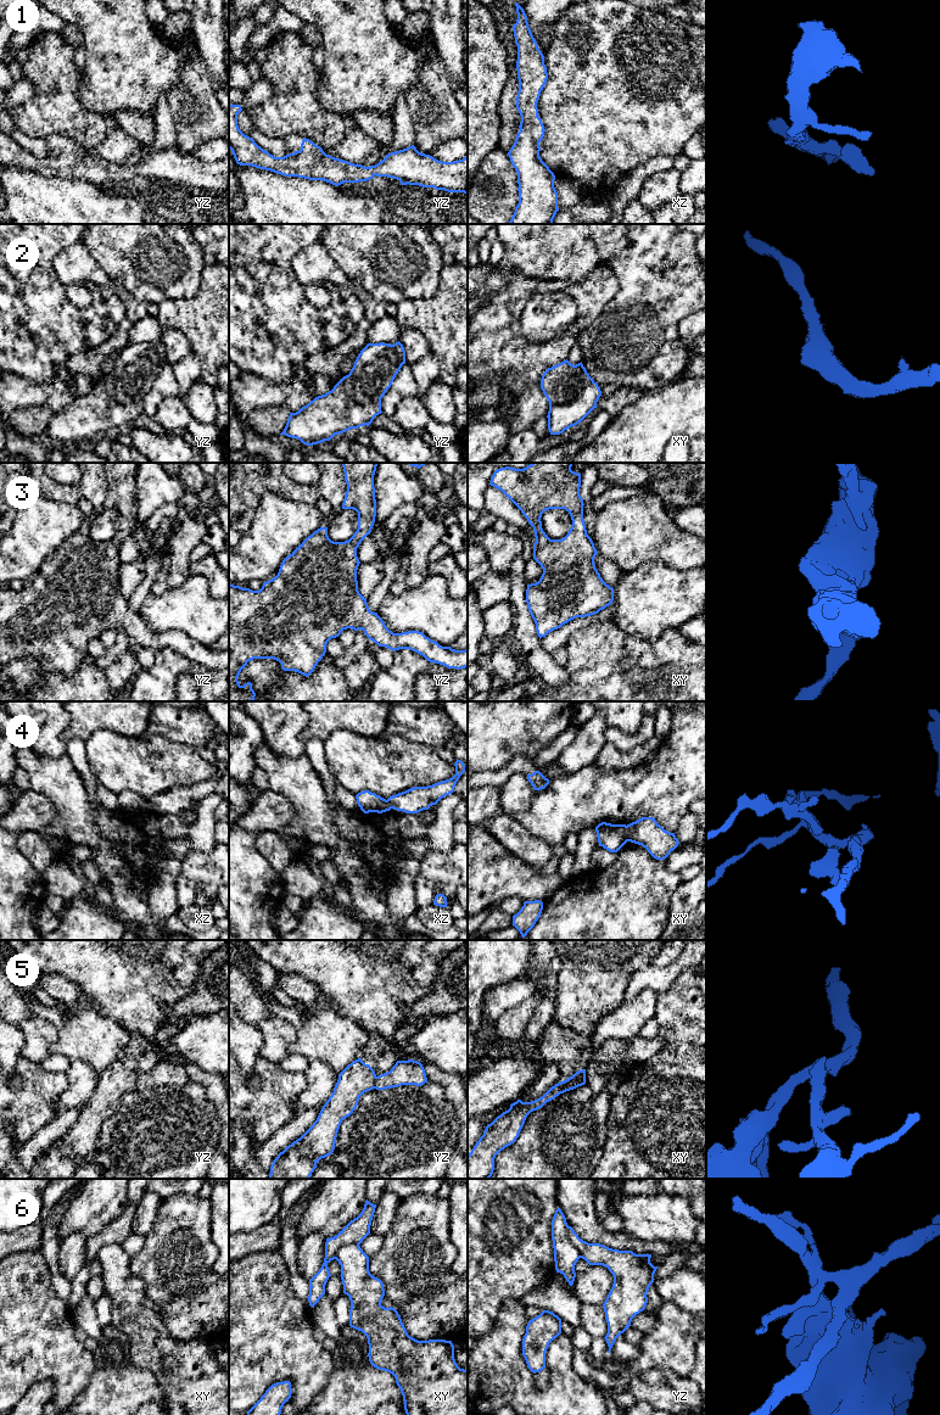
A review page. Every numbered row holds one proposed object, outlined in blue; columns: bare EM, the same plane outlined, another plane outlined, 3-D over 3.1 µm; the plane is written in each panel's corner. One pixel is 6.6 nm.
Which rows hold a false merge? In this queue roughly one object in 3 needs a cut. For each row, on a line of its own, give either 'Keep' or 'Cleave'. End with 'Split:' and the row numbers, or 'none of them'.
1: Keep
2: Keep
3: Keep
4: Cleave
5: Cleave
6: Cleave
Split: 4, 5, 6

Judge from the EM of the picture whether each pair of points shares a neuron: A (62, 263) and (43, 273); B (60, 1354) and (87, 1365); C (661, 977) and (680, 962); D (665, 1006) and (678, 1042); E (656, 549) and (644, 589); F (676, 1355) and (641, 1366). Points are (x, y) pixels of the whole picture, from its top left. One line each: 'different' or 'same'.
A: different
B: same
C: same
D: same
E: different
F: same

